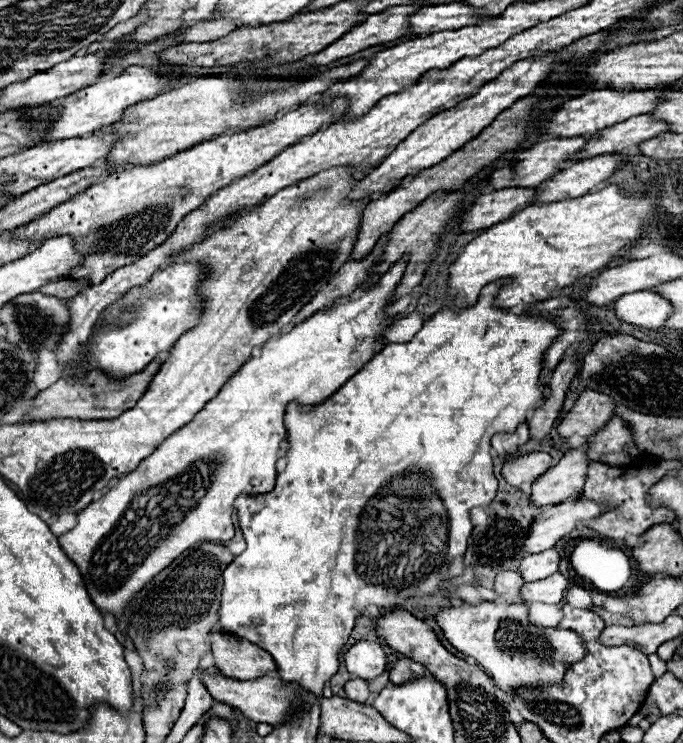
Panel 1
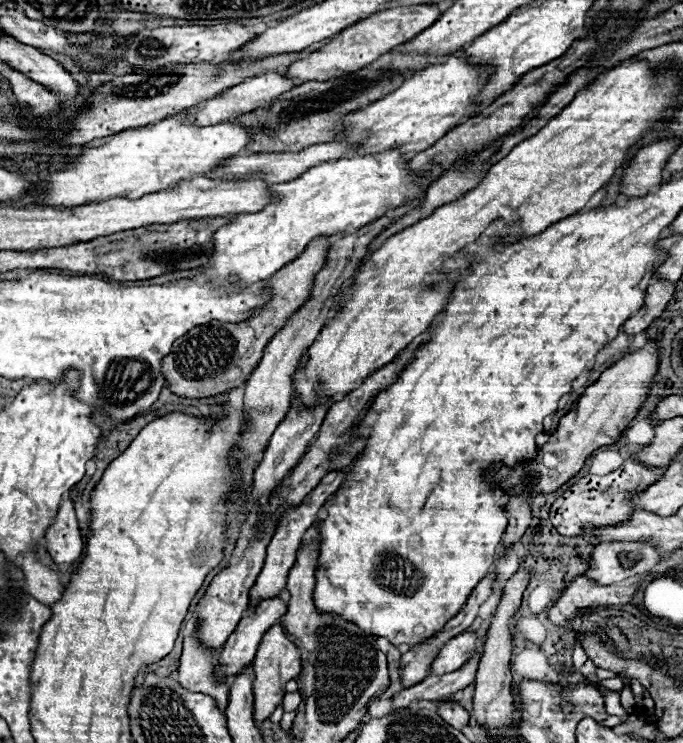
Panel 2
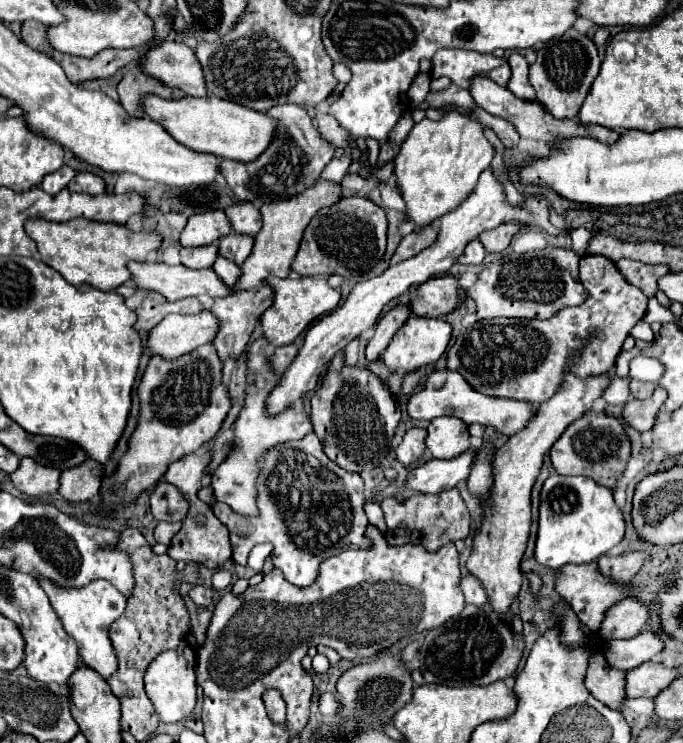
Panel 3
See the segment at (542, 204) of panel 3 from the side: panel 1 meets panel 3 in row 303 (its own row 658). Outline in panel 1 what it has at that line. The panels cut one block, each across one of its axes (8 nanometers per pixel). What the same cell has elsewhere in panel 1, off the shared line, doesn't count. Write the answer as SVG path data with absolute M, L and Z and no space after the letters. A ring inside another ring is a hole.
M372 640L356 642L344 654L344 662L346 662L348 672L352 672L352 676L362 678L362 680L372 680L372 678L384 674L390 664L382 644L372 642Z

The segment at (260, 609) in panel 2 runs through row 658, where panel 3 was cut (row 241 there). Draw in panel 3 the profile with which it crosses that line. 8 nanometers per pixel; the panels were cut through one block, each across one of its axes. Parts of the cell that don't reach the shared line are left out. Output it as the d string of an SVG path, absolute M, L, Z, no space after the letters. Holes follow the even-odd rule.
M228 234L228 236L220 238L220 242L218 242L218 254L224 256L224 258L228 258L228 260L234 260L236 264L242 264L250 256L252 246L254 246L254 240L250 236Z

